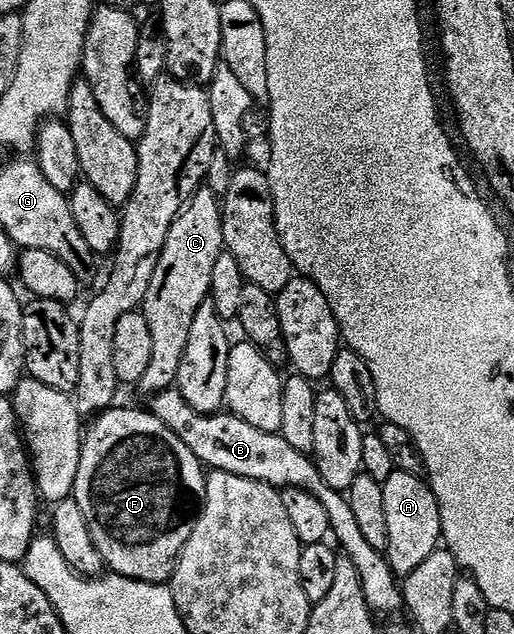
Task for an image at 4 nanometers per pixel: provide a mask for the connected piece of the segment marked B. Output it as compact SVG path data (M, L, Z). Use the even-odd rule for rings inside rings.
M175 389L160 391L151 396L150 414L158 417L166 429L170 429L198 457L205 468L222 473L234 473L234 477L246 477L259 483L265 483L277 489L286 487L303 487L318 501L322 501L332 526L331 538L338 544L339 550L354 563L362 585L362 593L373 612L396 611L404 607L404 592L398 582L398 576L388 564L388 555L369 545L366 537L354 517L354 509L350 509L350 501L343 491L330 489L326 481L322 481L322 473L318 473L315 462L309 456L298 453L290 441L279 434L262 433L262 429L254 429L254 425L246 425L237 415L217 413L199 415Z

